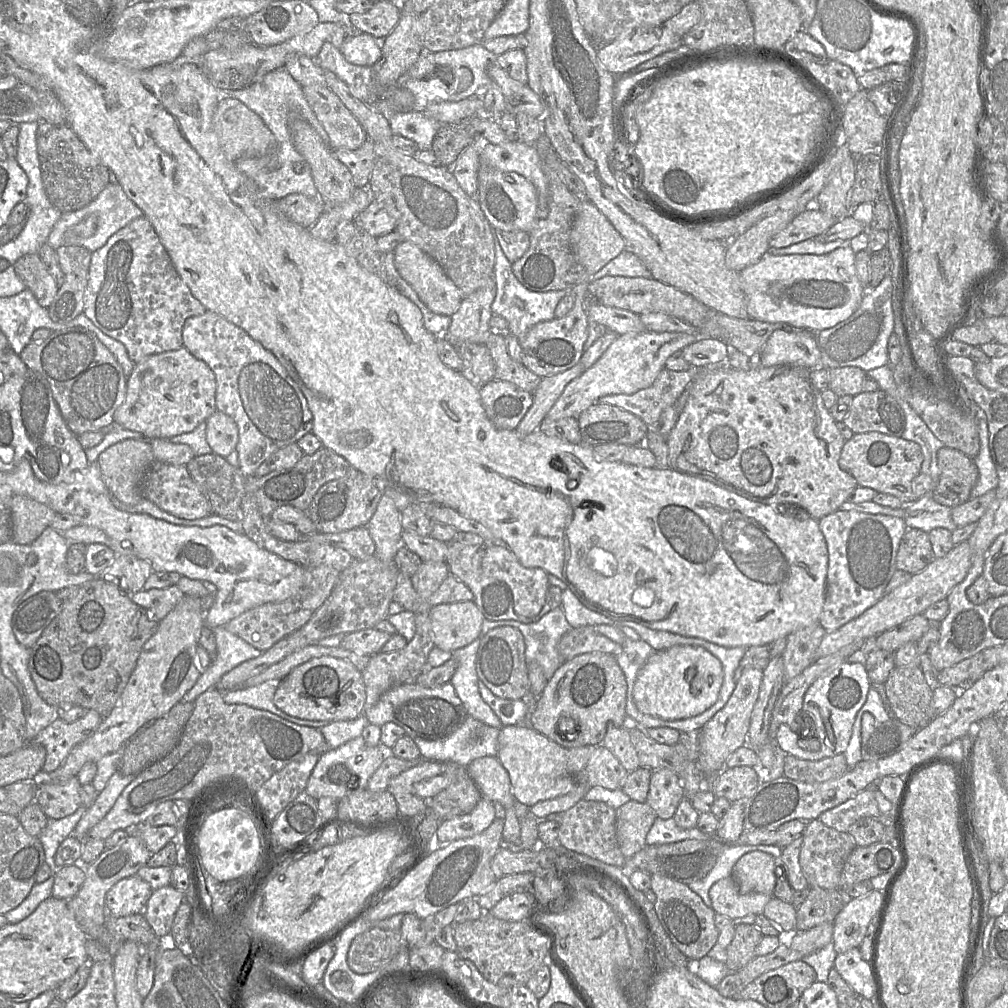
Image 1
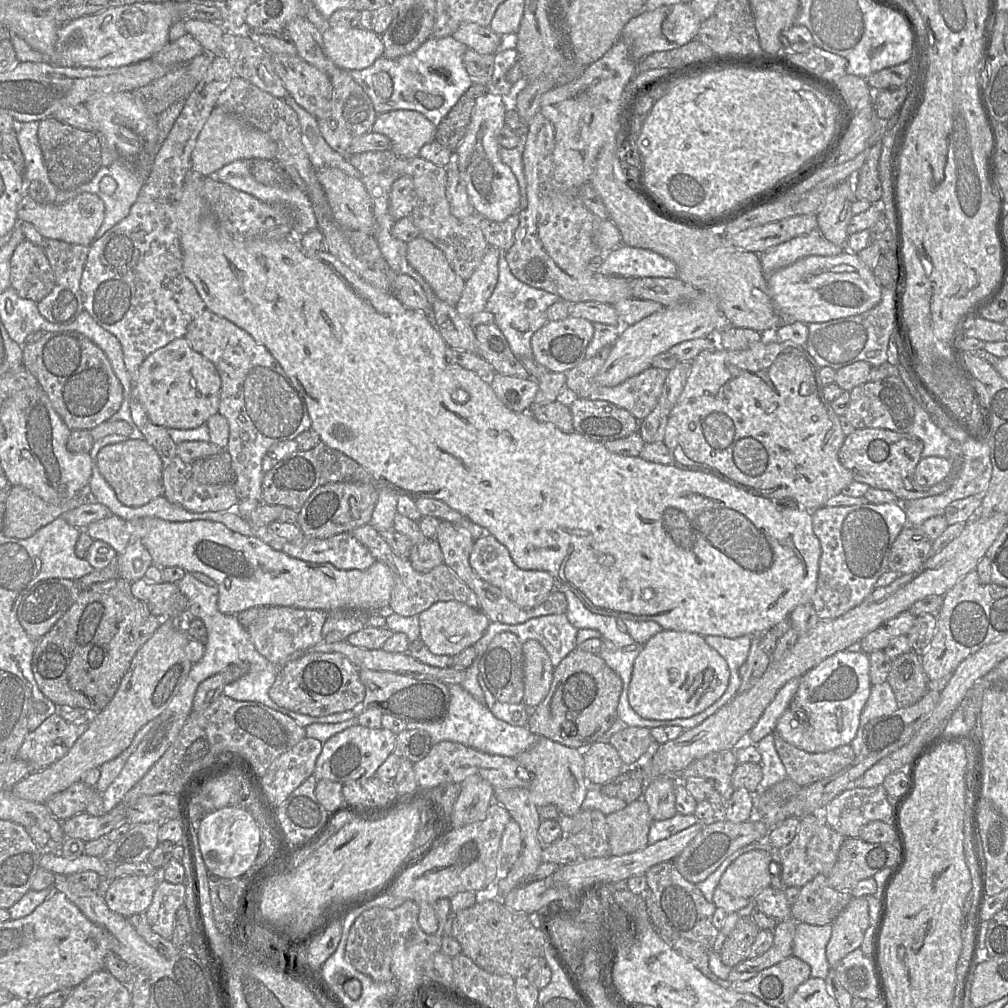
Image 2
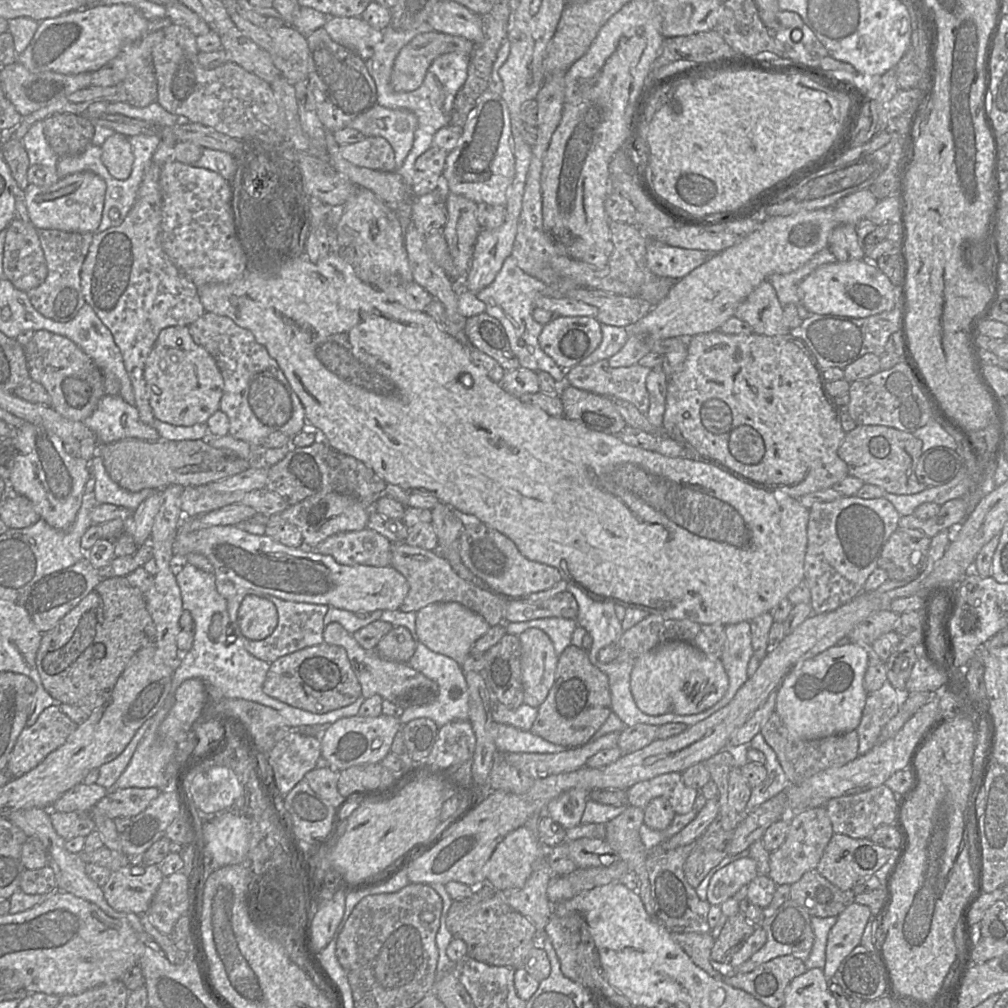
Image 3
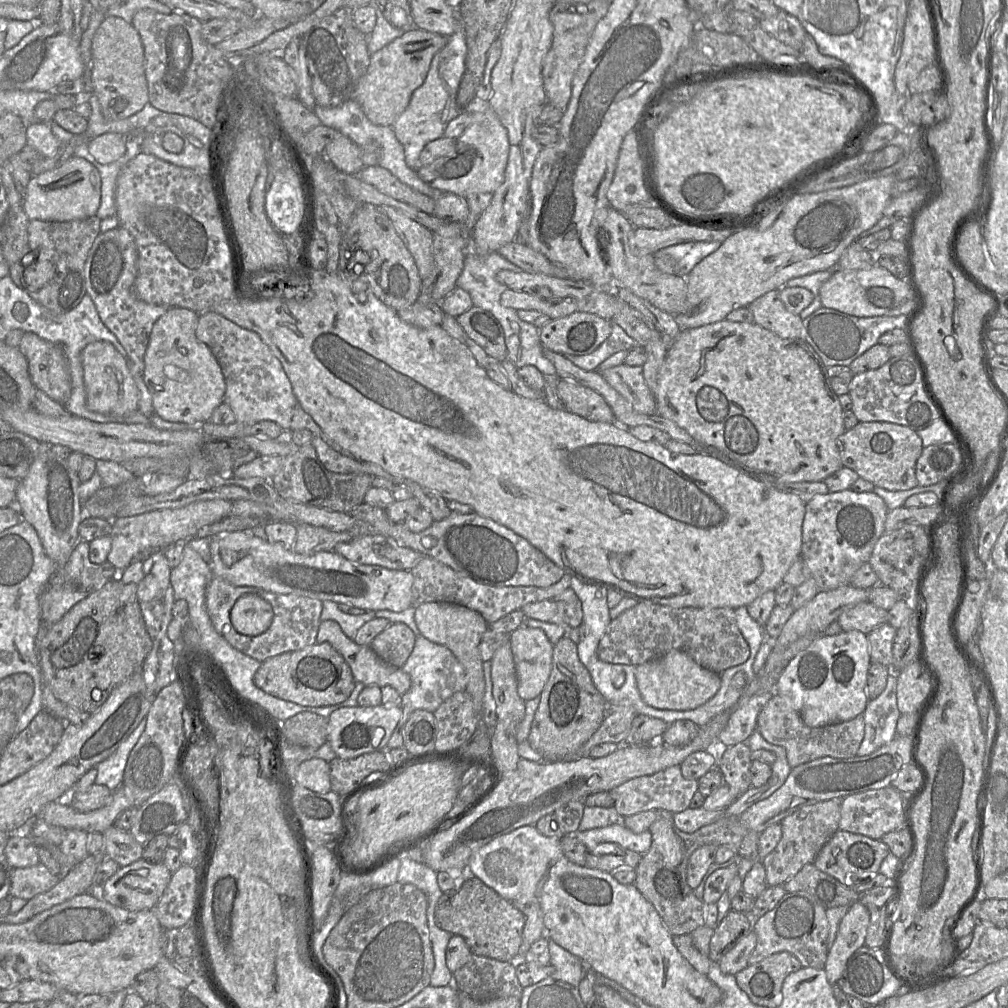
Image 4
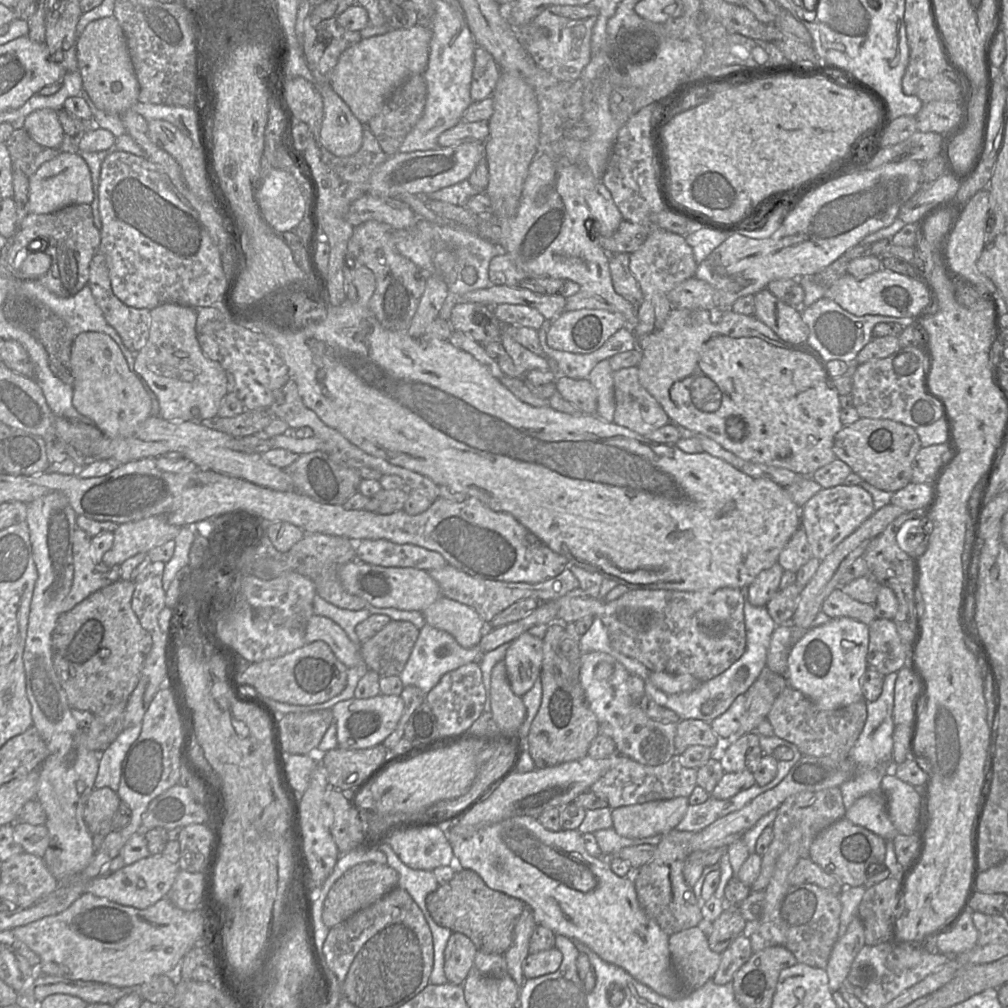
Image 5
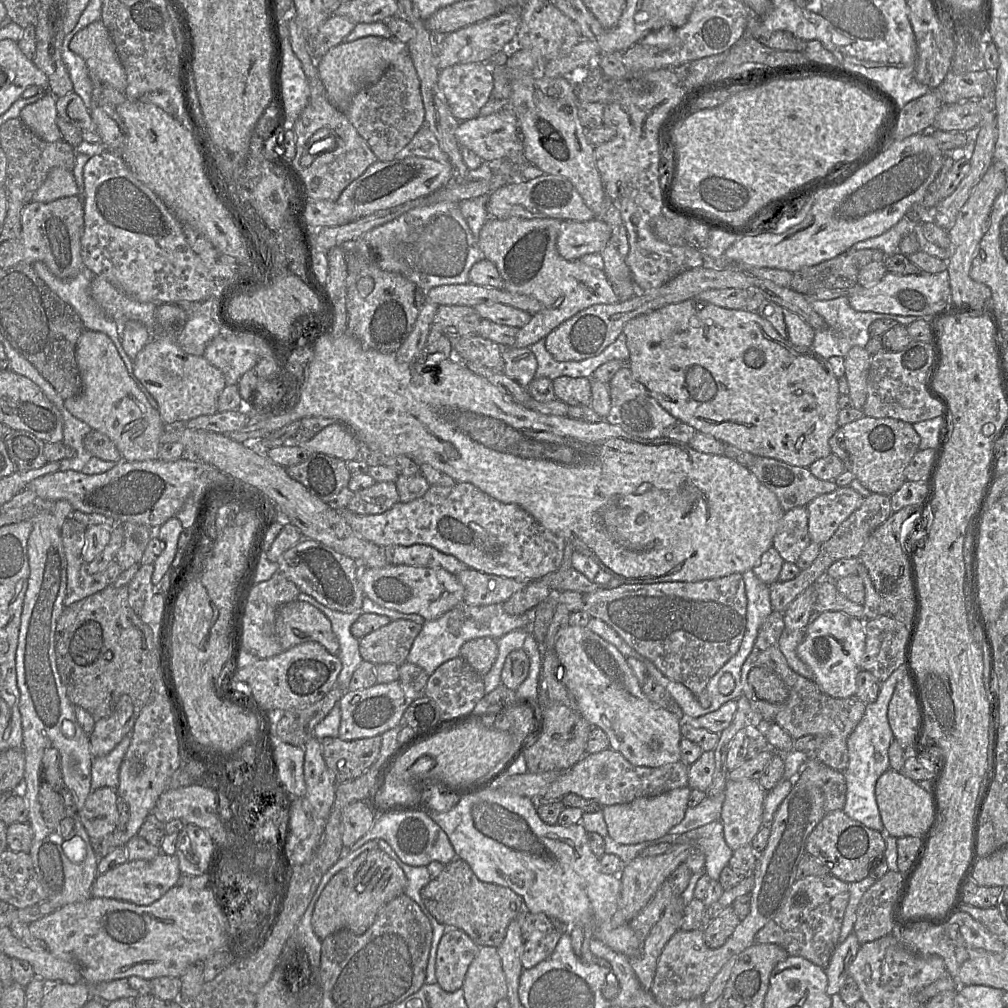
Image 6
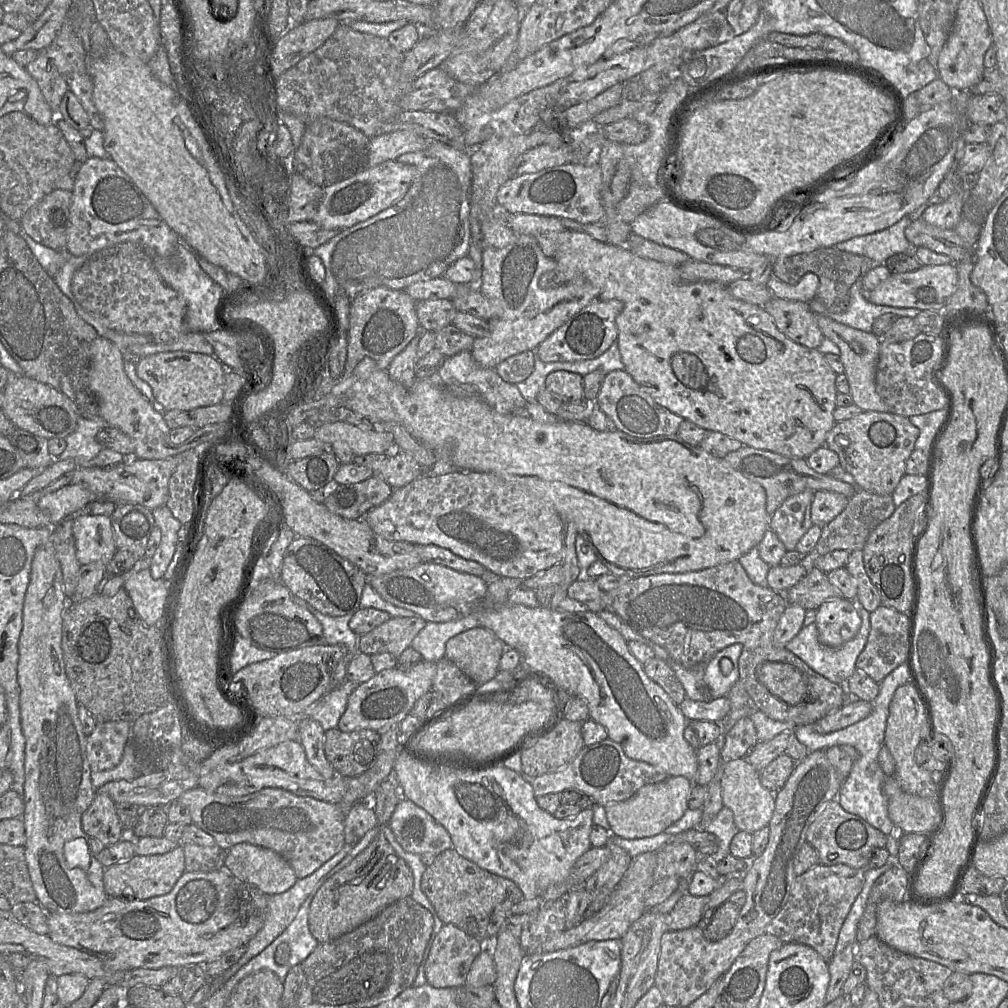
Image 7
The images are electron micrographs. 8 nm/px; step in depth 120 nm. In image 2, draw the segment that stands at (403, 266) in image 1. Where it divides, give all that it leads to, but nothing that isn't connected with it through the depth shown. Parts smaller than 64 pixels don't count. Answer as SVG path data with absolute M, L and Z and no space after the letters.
M420 236L407 242L406 258L439 299L456 306L465 280L455 273L439 248Z

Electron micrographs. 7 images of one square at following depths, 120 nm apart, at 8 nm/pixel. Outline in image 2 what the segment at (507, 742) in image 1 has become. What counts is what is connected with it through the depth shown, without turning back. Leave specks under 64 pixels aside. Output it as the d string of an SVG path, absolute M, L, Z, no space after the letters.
M541 736L532 747L515 758L532 775L528 790L530 800L538 808L553 804L558 808L559 814L569 817L581 810L590 787L584 775L583 750L567 747Z

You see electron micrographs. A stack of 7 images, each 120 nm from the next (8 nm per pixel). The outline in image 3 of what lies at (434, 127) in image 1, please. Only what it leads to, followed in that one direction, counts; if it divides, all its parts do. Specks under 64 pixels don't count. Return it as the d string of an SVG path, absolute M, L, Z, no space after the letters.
M375 104L367 113L364 113L350 123L347 128L359 130L366 137L382 137L394 151L395 170L401 168L405 158L412 148L414 133L418 125L417 116L407 109L388 109Z

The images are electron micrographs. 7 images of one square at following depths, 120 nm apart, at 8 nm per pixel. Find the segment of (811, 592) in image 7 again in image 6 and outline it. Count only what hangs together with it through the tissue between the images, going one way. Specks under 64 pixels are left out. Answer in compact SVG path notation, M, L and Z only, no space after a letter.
M823 577L818 584L818 593L813 605L816 612L840 611L858 619L865 620L863 605L844 597L836 588L834 581Z

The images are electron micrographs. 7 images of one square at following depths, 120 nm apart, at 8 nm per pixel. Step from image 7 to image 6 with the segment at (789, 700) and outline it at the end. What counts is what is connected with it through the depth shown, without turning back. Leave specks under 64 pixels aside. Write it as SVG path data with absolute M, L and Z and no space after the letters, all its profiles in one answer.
M753 668L749 673L748 681L762 700L780 703L785 702L789 697L789 689L782 679L767 668Z

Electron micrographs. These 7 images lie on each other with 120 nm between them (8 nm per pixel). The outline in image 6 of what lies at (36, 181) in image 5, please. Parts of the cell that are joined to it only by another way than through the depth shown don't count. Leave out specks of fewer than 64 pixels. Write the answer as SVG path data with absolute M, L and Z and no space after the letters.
M56 167L50 171L43 184L32 195L31 201L48 203L59 198L77 196L78 193L73 172Z

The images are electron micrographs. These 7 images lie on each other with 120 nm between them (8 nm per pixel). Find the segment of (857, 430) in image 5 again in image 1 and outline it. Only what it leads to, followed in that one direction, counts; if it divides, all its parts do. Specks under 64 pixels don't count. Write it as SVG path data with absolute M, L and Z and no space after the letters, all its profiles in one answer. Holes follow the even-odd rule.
M876 431L854 434L851 439L846 440L839 458L840 468L851 474L856 479L858 486L891 494L904 504L916 500L912 482L921 472L922 462L923 453L919 444ZM944 446L937 452L940 478L932 492L933 499L947 507L956 507L971 499L971 491L979 478L979 471L972 458L959 450Z

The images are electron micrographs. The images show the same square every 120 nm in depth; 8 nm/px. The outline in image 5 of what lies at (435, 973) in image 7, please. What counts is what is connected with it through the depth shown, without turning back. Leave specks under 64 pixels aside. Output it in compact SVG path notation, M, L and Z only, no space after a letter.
M453 932L444 951L444 972L449 983L462 985L478 950L464 934Z

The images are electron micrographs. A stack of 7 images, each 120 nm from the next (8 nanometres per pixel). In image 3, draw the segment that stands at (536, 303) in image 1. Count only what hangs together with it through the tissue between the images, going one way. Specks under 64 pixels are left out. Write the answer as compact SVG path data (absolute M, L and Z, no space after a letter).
M512 256L504 260L494 281L475 296L485 304L485 313L497 319L504 328L511 351L517 357L521 367L536 373L538 371L547 372L558 384L565 383L566 370L559 367L539 346L538 336L543 325L533 319L532 312L535 309L535 301L539 297L562 298L566 296L558 294L540 280L526 274Z

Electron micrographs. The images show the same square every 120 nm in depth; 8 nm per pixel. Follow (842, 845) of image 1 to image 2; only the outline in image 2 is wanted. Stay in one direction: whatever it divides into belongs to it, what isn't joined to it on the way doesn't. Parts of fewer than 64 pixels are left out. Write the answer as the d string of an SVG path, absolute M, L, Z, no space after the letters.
M826 824L811 837L806 846L806 855L818 874L828 876L845 838Z

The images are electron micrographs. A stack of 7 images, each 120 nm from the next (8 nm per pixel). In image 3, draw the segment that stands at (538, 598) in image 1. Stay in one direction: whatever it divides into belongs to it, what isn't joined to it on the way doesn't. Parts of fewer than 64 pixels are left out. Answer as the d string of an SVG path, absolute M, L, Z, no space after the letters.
M482 522L465 525L459 537L459 554L463 564L484 581L489 590L508 598L525 598L550 589L562 580L558 569L527 559L511 539Z

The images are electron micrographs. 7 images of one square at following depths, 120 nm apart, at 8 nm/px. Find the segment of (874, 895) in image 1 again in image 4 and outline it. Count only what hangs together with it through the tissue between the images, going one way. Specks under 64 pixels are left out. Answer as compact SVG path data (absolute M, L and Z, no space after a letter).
M859 901L850 906L842 918L836 939L830 948L825 964L826 976L831 985L842 976L848 959L865 945L870 913Z

